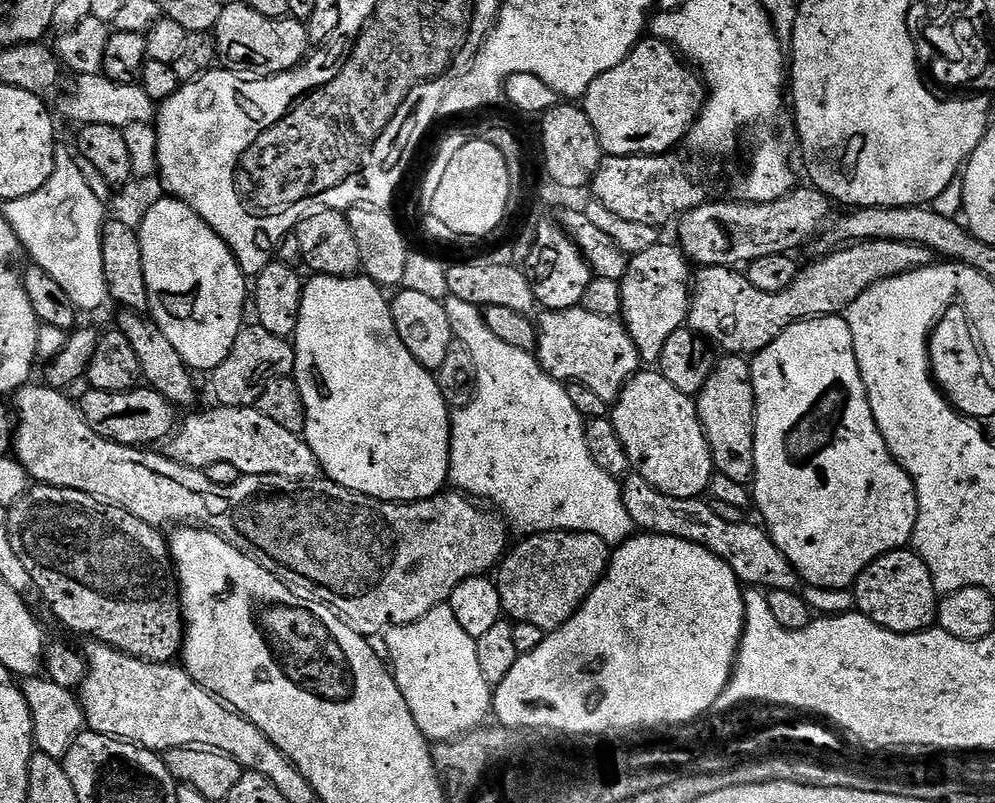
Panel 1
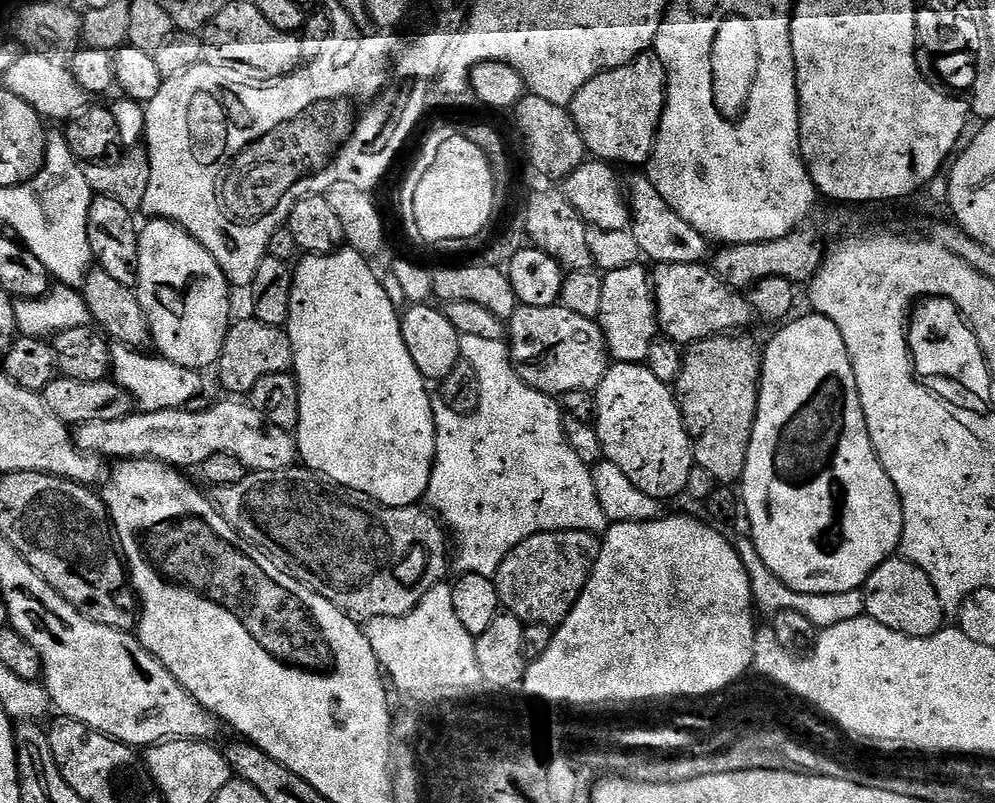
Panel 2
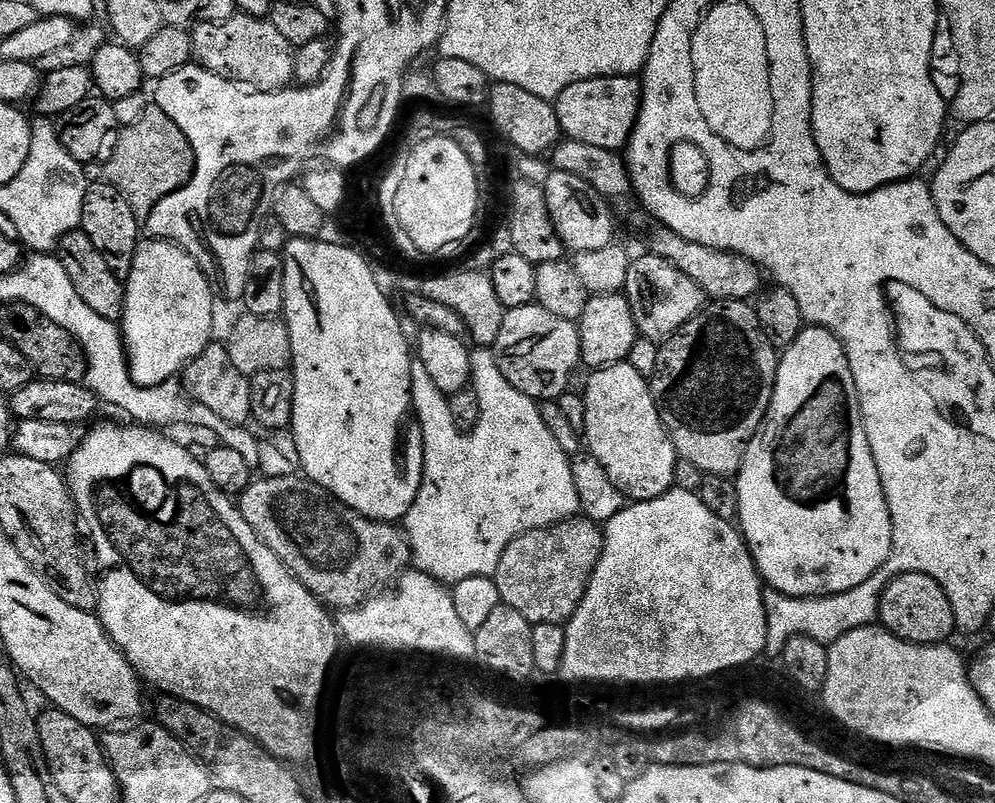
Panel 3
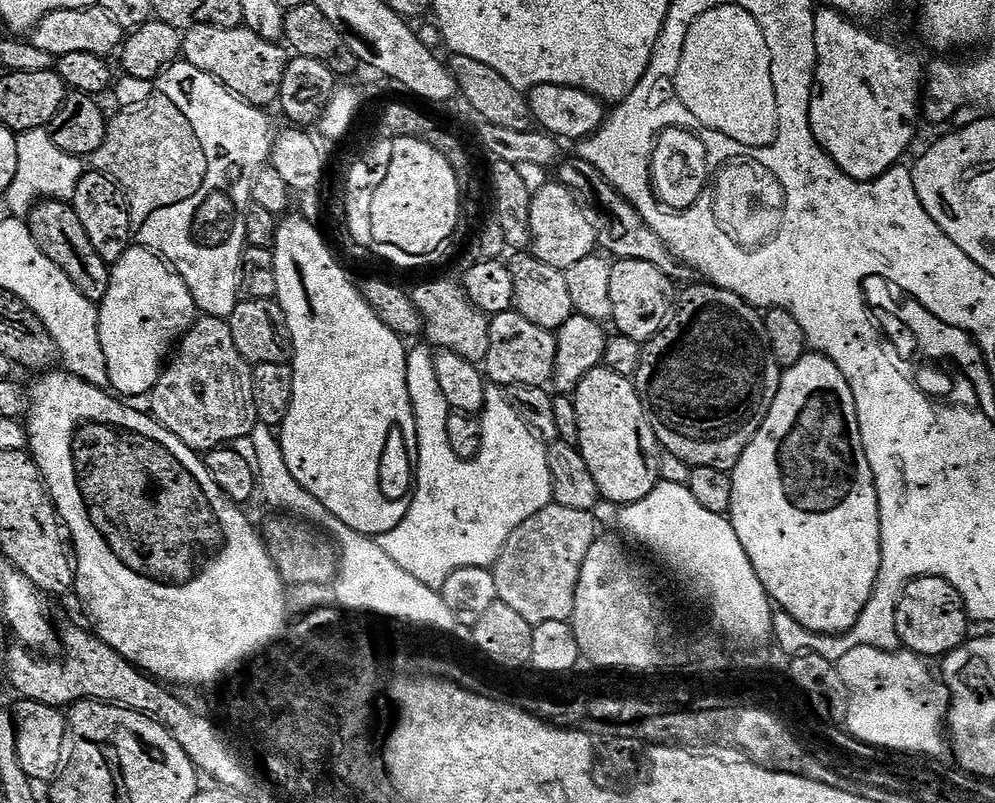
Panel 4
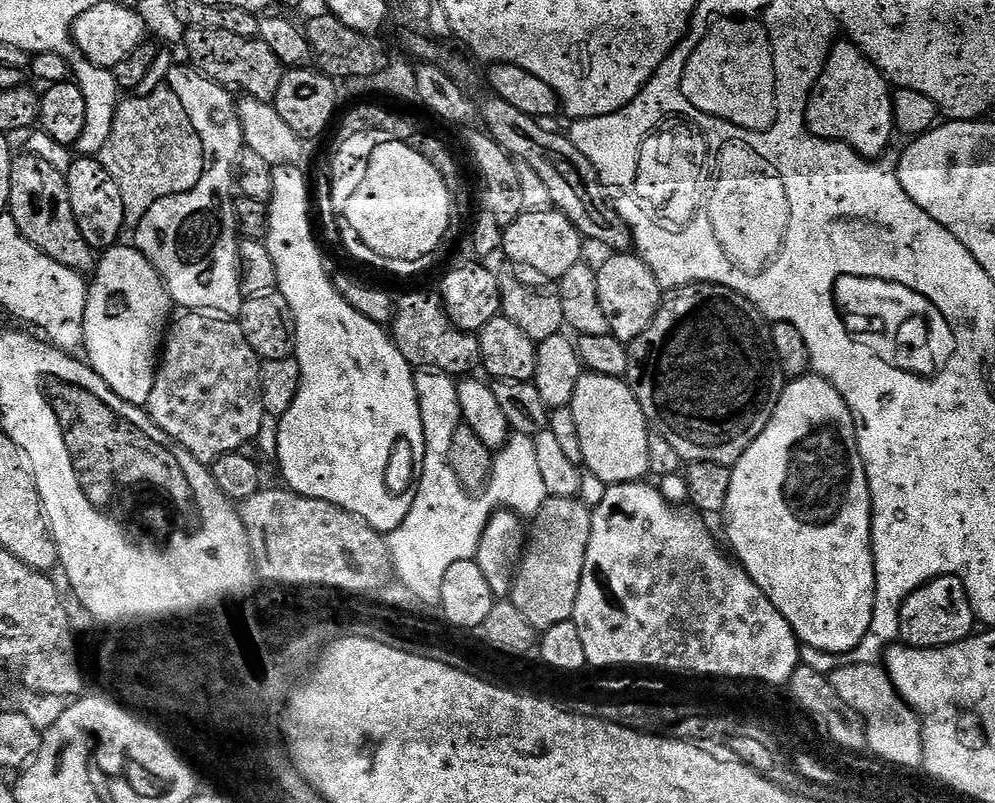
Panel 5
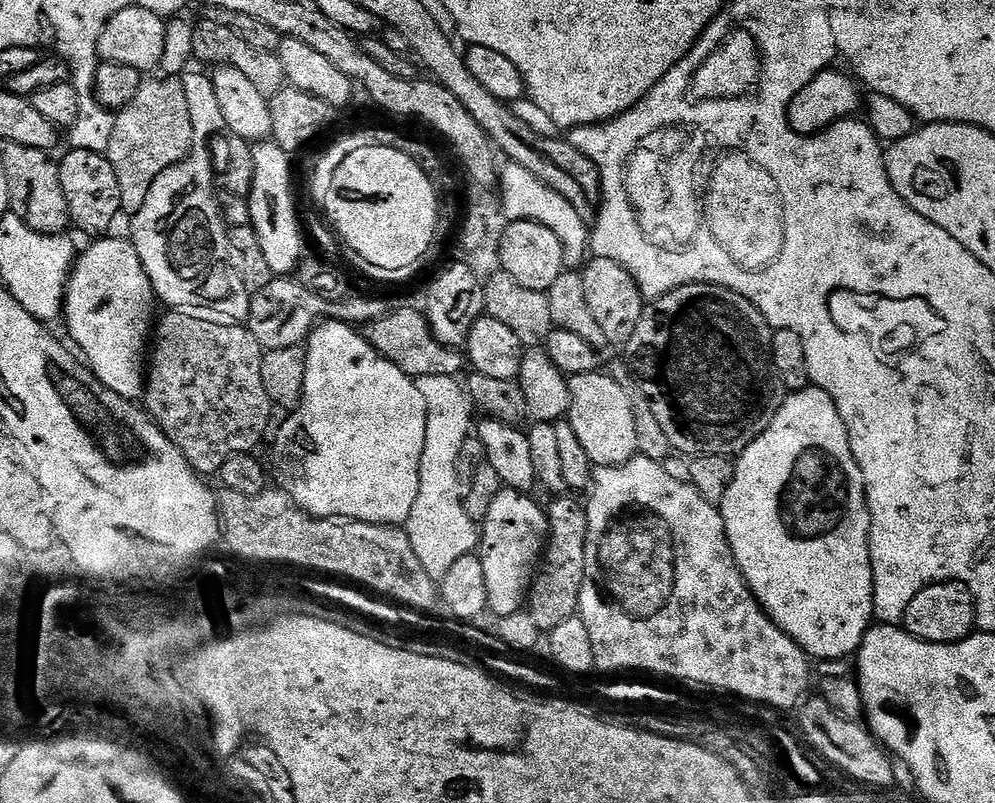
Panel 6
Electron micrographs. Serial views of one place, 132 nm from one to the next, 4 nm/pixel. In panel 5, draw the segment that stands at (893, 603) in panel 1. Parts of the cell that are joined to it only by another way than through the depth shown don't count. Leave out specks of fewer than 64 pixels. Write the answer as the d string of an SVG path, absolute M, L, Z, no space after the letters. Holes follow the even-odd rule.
M939 576L937 580L916 588L900 607L899 639L911 648L945 648L967 640L978 621L968 597L968 591L956 576Z

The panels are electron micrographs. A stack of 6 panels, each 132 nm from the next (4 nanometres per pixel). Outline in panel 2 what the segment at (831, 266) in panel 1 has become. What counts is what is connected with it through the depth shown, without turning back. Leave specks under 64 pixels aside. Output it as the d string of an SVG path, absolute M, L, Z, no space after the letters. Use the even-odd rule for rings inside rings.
M707 263L656 264L651 269L652 299L659 331L678 346L687 346L717 334L744 330L754 320L752 305L743 291L726 286Z

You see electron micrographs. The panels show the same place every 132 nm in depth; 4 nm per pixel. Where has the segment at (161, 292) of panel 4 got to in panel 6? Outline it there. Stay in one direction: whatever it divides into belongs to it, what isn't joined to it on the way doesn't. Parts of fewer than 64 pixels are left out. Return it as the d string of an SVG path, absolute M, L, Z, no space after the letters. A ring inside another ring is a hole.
M93 239L89 243L92 245L77 255L68 278L68 287L64 289L62 316L63 319L68 319L68 332L72 335L73 342L80 347L79 355L102 382L102 386L114 390L114 394L124 400L136 402L143 397L146 387L146 353L150 348L150 333L154 328L152 311L155 310L156 304L158 305L158 297L138 258L135 246L127 239L108 239Z

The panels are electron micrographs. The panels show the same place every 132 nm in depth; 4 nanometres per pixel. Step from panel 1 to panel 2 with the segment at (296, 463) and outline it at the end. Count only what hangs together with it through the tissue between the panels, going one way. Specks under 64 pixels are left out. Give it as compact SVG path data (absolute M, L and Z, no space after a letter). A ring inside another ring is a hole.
M224 399L228 400L214 405L209 412L192 412L191 407L156 410L154 412L136 410L126 418L117 418L115 422L81 424L74 432L76 448L90 456L107 458L109 461L112 459L112 462L157 460L160 464L167 464L177 470L199 469L200 464L206 462L206 458L210 458L214 454L230 454L234 458L238 458L238 462L242 462L242 466L248 472L280 472L297 463L298 453L293 433L268 424L266 418L262 418L262 414L258 414L258 410L252 408L251 403L239 404L236 401L239 399Z

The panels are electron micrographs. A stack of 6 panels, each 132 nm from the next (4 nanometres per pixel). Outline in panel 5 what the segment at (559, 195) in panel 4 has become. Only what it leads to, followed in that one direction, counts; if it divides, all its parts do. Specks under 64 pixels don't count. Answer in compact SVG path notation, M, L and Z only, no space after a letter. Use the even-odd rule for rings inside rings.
M551 207L525 210L518 218L514 218L514 222L510 222L508 228L503 229L502 247L507 259L514 264L530 266L530 270L538 270L538 274L542 274L550 282L560 281L566 274L566 270L571 270L575 264L581 263L580 251L584 248L583 243L585 244L585 241L574 226L574 222L570 222L570 218L566 218L566 214L562 214L559 210L553 210Z

